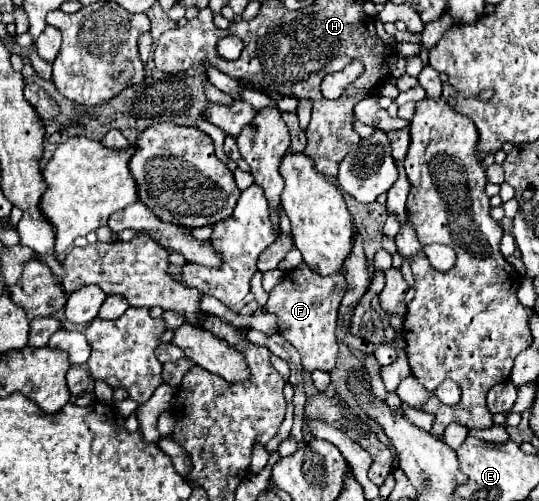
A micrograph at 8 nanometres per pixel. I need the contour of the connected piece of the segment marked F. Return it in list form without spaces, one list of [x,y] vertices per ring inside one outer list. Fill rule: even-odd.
[[[303,262],[295,270],[287,272],[281,284],[277,284],[269,292],[265,310],[277,316],[277,326],[279,326],[277,332],[297,348],[305,372],[313,372],[313,370],[331,372],[335,366],[337,348],[339,348],[335,336],[337,310],[341,306],[345,290],[347,290],[347,282],[341,270],[331,276],[321,276]]]

